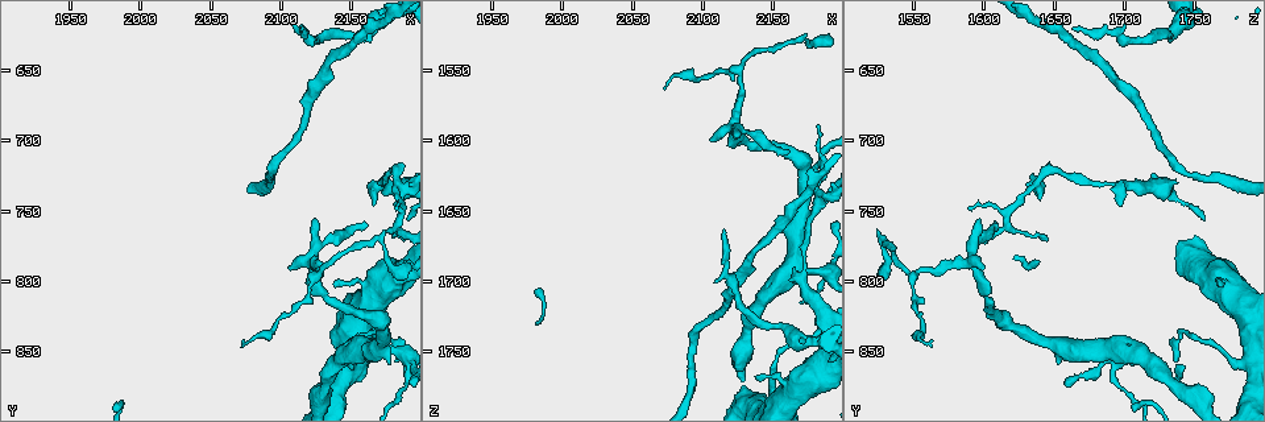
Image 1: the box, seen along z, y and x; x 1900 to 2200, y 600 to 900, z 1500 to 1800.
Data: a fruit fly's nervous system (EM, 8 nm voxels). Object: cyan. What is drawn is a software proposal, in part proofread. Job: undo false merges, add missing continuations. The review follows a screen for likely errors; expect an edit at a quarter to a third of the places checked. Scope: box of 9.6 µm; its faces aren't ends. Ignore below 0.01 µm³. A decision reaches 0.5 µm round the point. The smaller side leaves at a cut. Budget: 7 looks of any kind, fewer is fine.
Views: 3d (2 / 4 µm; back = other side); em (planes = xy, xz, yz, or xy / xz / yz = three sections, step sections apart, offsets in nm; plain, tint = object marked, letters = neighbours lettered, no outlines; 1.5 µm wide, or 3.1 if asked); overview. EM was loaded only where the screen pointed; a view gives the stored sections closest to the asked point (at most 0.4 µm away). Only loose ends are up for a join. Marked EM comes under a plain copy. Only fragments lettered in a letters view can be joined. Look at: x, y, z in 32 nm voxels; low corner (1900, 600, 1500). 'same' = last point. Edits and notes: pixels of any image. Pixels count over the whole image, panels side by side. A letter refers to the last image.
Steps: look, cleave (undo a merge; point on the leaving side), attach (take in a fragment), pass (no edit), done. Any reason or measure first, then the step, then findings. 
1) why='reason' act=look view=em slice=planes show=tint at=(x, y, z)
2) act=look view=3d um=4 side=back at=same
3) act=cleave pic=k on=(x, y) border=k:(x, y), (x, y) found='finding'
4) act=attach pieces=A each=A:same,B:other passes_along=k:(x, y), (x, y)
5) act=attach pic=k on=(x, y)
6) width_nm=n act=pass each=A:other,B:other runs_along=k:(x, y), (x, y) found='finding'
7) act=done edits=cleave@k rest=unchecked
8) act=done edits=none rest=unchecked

act=look view=em slice=xz step=4 show=tint at=(2106, 792, 1600)

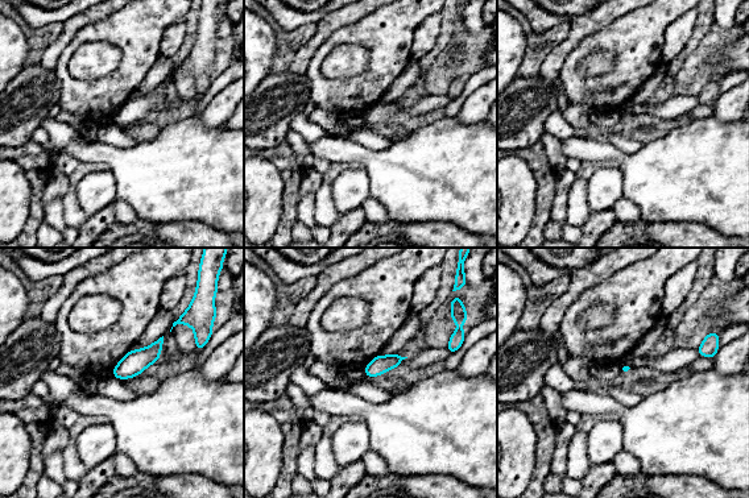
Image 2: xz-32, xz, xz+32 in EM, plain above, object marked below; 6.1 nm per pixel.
why='another direction' act=look view=em slice=planes show=tint at=same

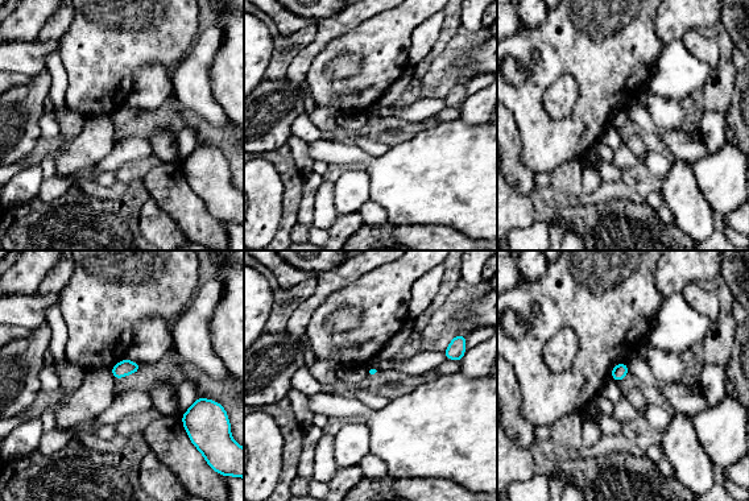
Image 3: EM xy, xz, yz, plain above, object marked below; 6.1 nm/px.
why='see the neighbours' act=look view=em slice=planes show=letters at=same

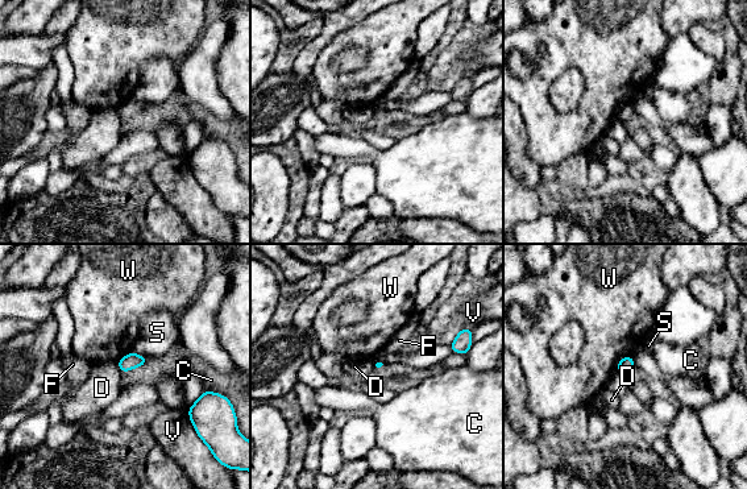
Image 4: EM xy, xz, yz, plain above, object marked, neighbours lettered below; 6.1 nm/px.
act=pass each=C:other,D:other,F:other,S:other,V:other,W:other border=4:(116, 364), (120, 371) found='none of them fits'

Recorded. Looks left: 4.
why='branch stops here' act=look view=em slice=planes show=letters at=(2180, 748, 1590)

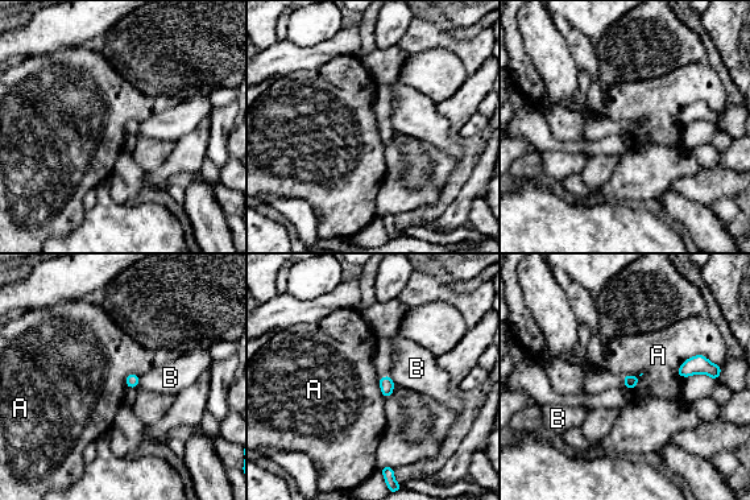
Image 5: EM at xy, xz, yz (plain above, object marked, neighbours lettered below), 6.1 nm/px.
act=pass each=A:other,B:other found='none of them fits'

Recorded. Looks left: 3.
why='abrupt turn' act=look view=em slice=planes show=letters at=(2170, 730, 1700)

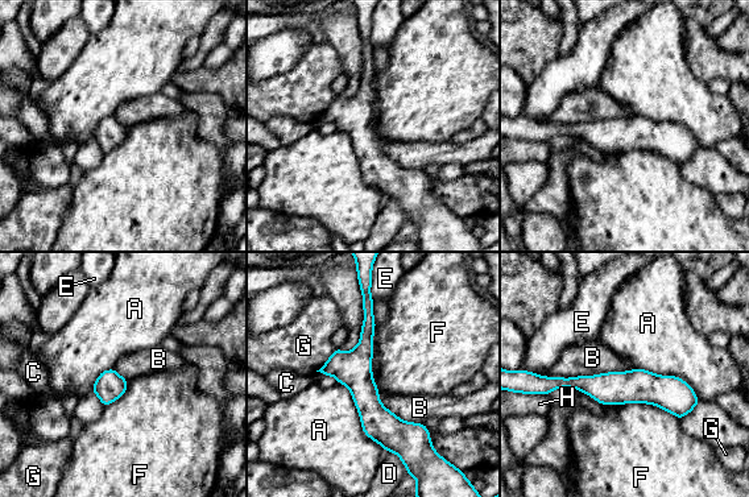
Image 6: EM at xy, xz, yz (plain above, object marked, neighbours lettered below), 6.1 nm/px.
act=pass each=A:other,B:other,C:other,D:other,E:other,F:other,G:other,H:other runs_along=6:(368, 301), (363, 389), (393, 447) found='all the same cell'

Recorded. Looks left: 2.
act=done edits=none rest=unchecked

